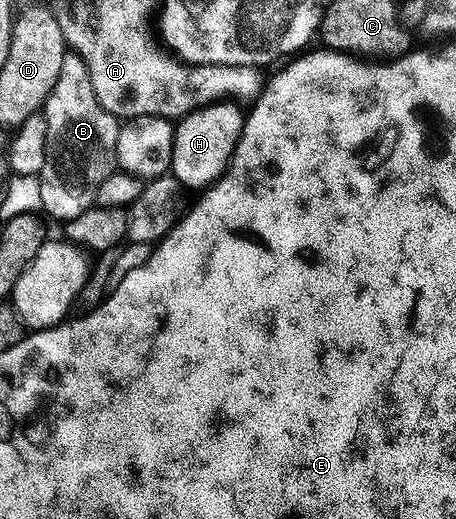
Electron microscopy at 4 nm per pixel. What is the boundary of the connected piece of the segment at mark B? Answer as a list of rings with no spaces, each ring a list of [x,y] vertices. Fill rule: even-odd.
[[[72,52],[65,54],[59,78],[56,79],[55,86],[45,101],[44,114],[47,121],[46,154],[43,169],[37,174],[40,183],[41,212],[47,218],[55,217],[59,223],[65,223],[88,211],[96,202],[96,191],[100,183],[104,183],[108,175],[115,173],[120,121],[108,111],[104,111],[104,107],[100,107],[96,91],[92,91],[92,79],[88,79],[88,67],[84,67],[82,60]]]

